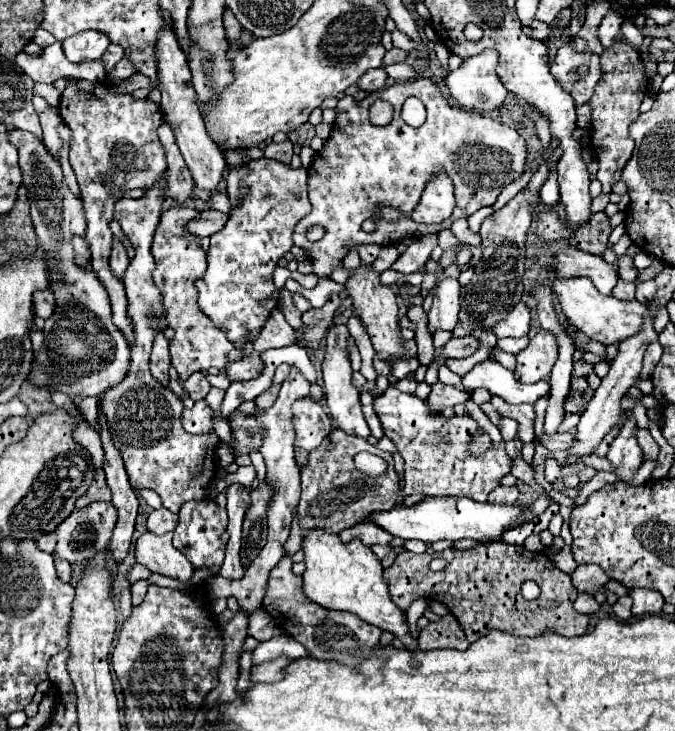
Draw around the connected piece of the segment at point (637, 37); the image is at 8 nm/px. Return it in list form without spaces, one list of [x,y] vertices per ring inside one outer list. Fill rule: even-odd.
[[[626,22],[626,24],[622,26],[622,34],[624,34],[624,36],[628,38],[628,42],[632,42],[636,48],[640,48],[640,46],[642,46],[643,36],[640,28],[638,28],[635,24]]]

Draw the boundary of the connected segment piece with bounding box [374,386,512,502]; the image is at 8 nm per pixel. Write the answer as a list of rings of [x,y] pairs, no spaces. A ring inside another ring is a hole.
[[[390,386],[386,392],[382,392],[376,400],[374,400],[374,410],[382,422],[384,428],[384,436],[388,436],[400,456],[404,458],[404,494],[420,494],[420,496],[460,496],[460,498],[470,498],[476,502],[486,502],[488,494],[500,486],[500,478],[504,474],[510,472],[512,460],[504,450],[504,442],[500,448],[490,448],[484,456],[474,458],[466,452],[466,446],[472,440],[472,434],[476,432],[478,424],[474,418],[470,416],[454,416],[454,418],[444,418],[444,416],[432,416],[426,410],[426,402],[418,400],[414,394],[406,394],[400,392],[398,388]]]

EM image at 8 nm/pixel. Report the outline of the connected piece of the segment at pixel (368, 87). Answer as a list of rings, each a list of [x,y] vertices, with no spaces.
[[[376,68],[376,70],[370,70],[368,74],[364,74],[358,82],[356,82],[356,86],[360,88],[360,90],[364,90],[364,92],[374,92],[374,90],[380,90],[380,88],[384,88],[386,86],[386,80],[388,80],[388,76],[386,76],[386,72],[384,72],[384,68]]]

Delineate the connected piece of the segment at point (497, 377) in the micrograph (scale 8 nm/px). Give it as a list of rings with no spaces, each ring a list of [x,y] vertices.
[[[484,360],[462,376],[462,386],[468,390],[486,388],[494,396],[504,398],[508,404],[534,404],[538,398],[550,392],[546,380],[536,384],[522,384],[514,380],[512,372],[496,360]]]

